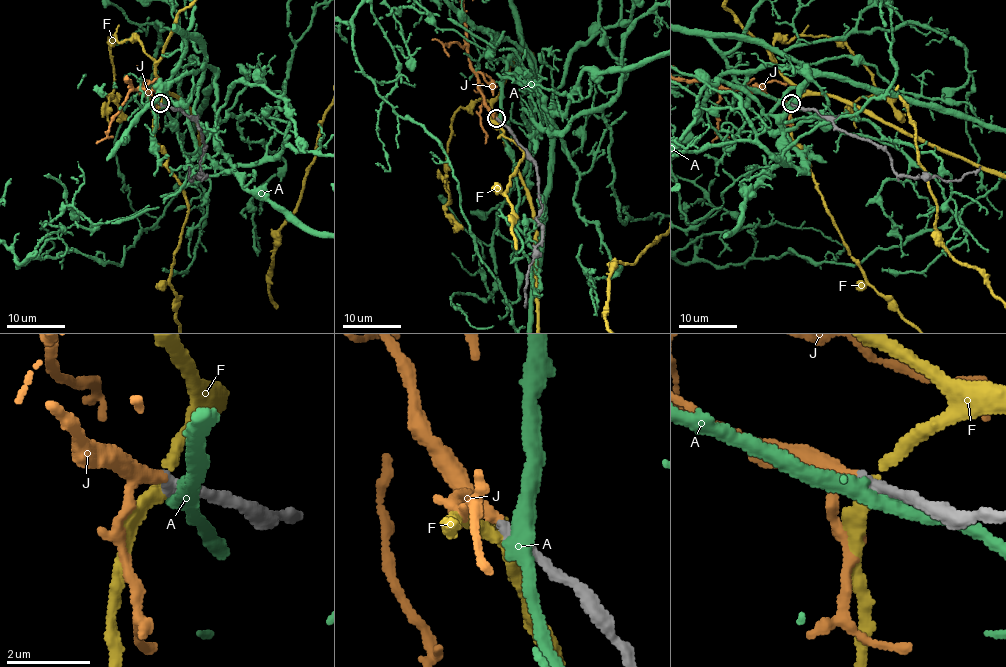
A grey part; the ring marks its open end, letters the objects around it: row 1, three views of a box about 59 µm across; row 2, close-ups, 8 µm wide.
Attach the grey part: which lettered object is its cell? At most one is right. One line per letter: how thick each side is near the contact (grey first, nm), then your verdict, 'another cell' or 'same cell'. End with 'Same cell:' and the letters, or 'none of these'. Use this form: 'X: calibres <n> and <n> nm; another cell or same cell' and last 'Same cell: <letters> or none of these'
A: calibres 360 and 420 nm; another cell
F: calibres 320 and 280 nm; another cell
J: calibres 300 and 240 nm; same cell
Same cell: J

